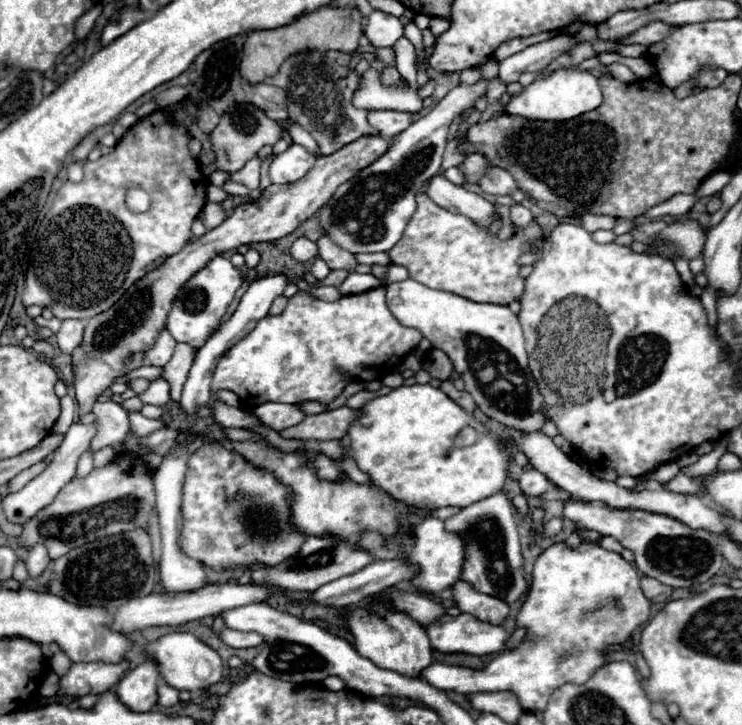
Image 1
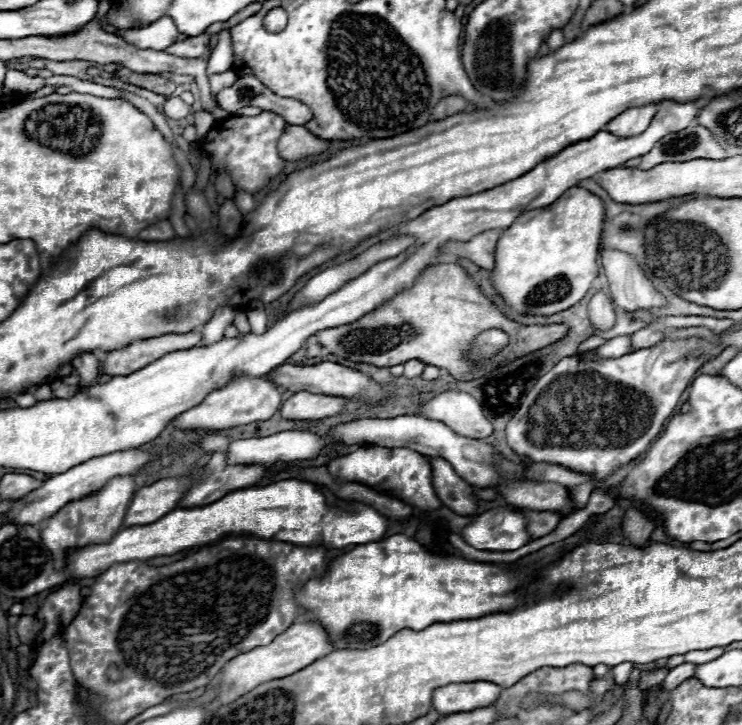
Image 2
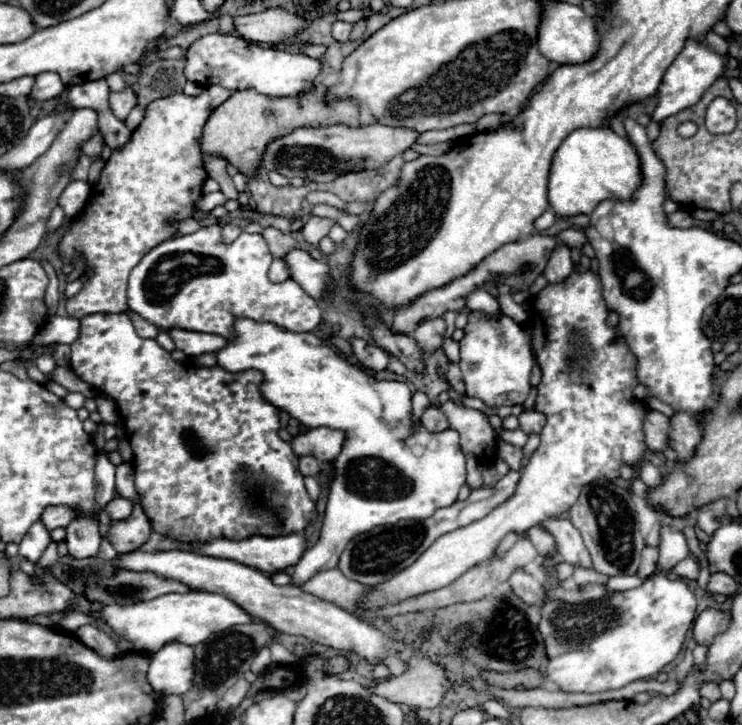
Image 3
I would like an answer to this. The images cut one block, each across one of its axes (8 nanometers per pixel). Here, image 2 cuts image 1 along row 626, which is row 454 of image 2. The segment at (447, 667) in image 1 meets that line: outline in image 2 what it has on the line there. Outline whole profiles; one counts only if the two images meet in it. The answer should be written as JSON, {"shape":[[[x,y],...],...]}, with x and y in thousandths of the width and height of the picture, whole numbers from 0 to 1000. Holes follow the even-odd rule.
{"shape":[[[949,466],[892,469],[876,480],[863,480],[836,494],[809,494],[798,486],[757,494],[722,532],[704,549],[701,566],[682,590],[682,604],[695,626],[706,626],[720,637],[744,637],[765,643],[776,651],[822,657],[833,643],[852,637],[868,626],[876,610],[889,599],[898,571],[906,574],[919,541],[933,527],[949,499],[965,494],[976,477]]]}

